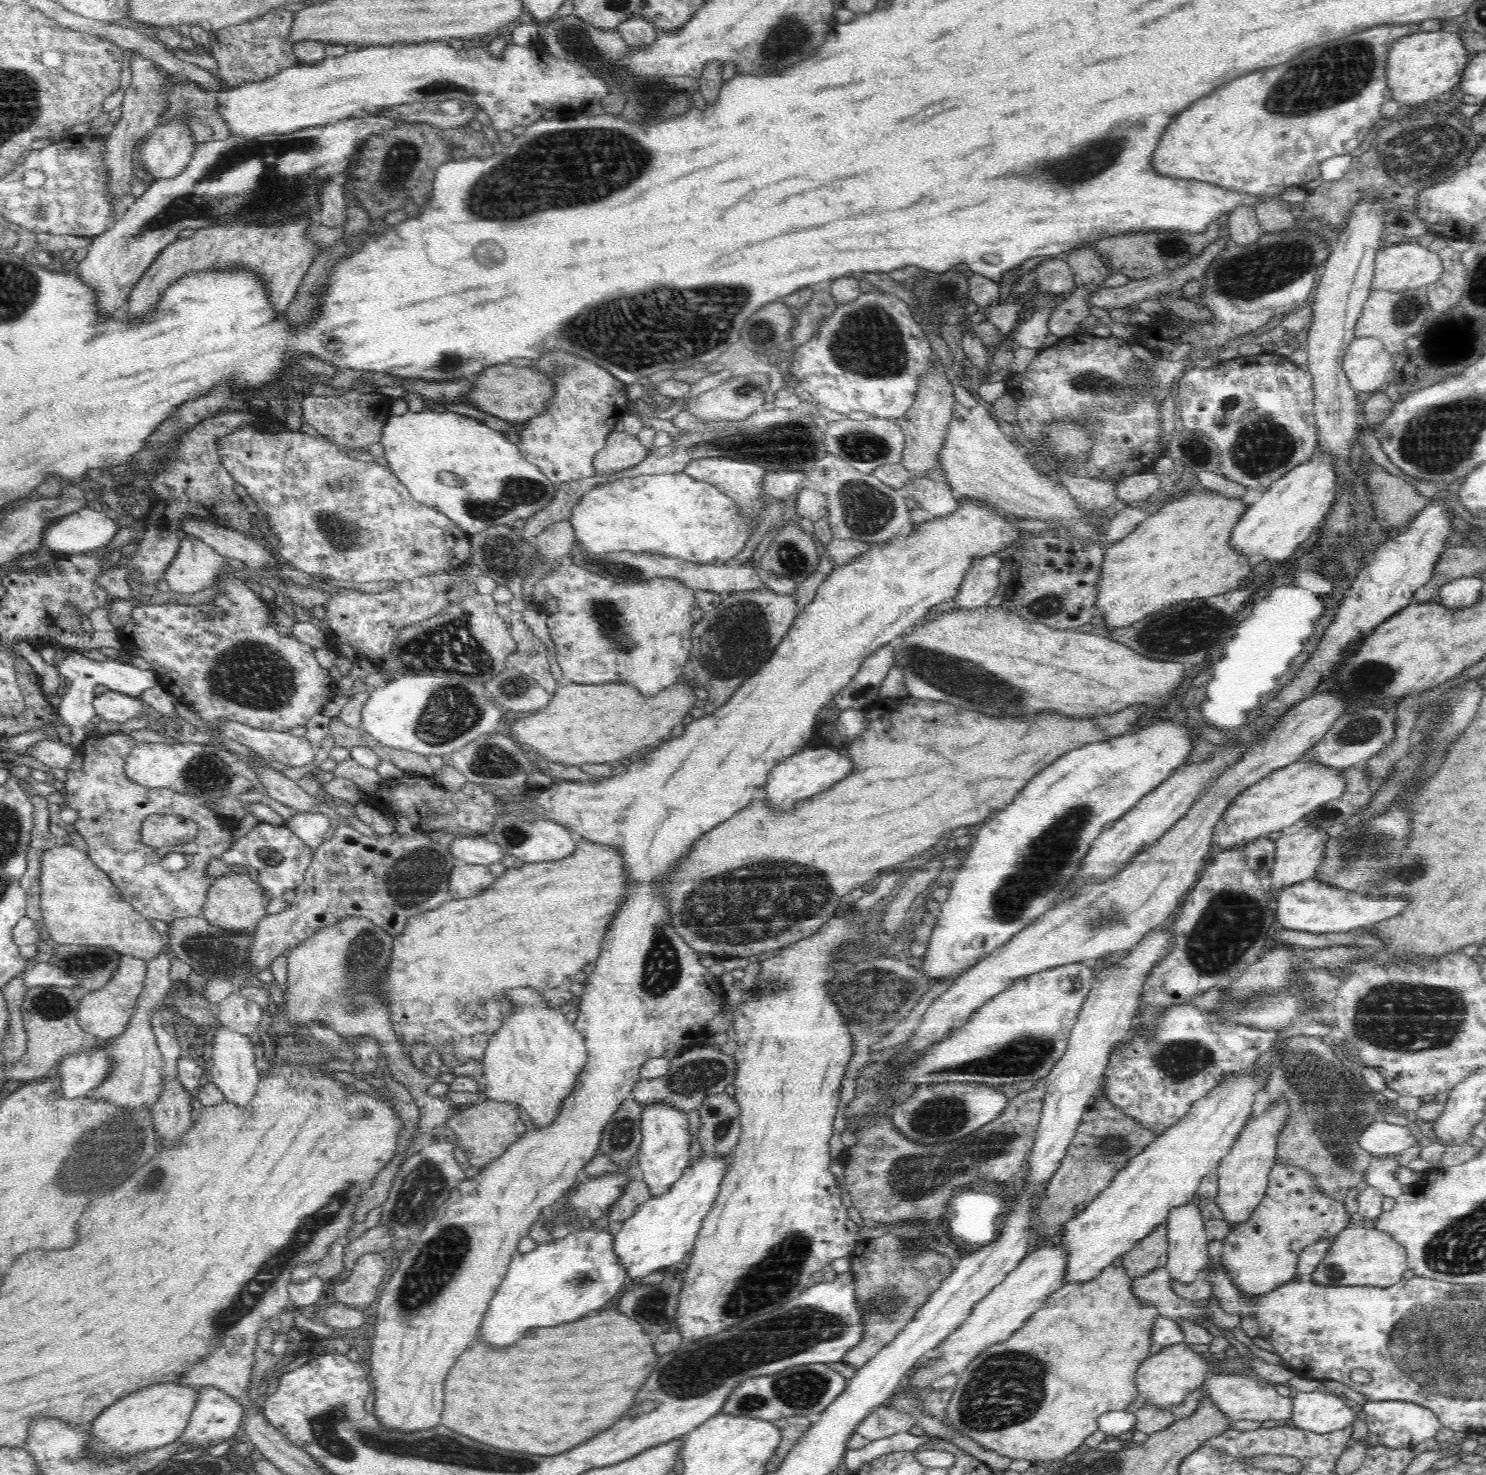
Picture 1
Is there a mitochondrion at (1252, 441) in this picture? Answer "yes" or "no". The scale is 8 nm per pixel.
yes

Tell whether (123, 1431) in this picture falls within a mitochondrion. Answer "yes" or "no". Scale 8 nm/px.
no

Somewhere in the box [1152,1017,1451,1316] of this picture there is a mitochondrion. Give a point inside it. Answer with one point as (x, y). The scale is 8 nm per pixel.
(1333, 1110)

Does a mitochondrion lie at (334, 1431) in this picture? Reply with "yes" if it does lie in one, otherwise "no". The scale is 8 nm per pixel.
yes

